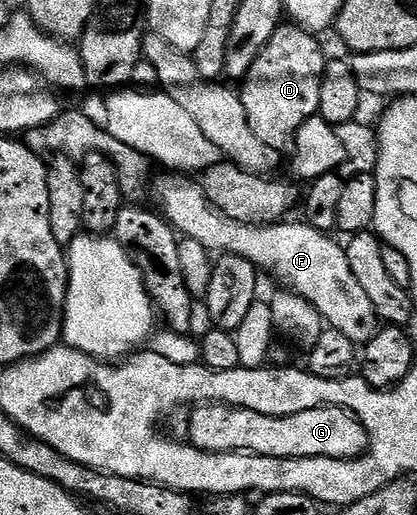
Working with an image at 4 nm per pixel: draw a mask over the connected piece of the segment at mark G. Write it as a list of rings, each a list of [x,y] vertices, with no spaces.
[[[224,404],[197,405],[187,417],[191,427],[190,438],[194,436],[194,424],[206,432],[202,440],[210,440],[210,444],[199,444],[198,449],[215,450],[217,453],[245,452],[247,455],[276,458],[277,460],[302,460],[305,457],[328,457],[333,460],[355,460],[363,457],[369,449],[370,439],[365,426],[357,417],[343,408],[334,405],[304,410],[298,414],[286,416],[270,416],[243,408],[233,408]]]

